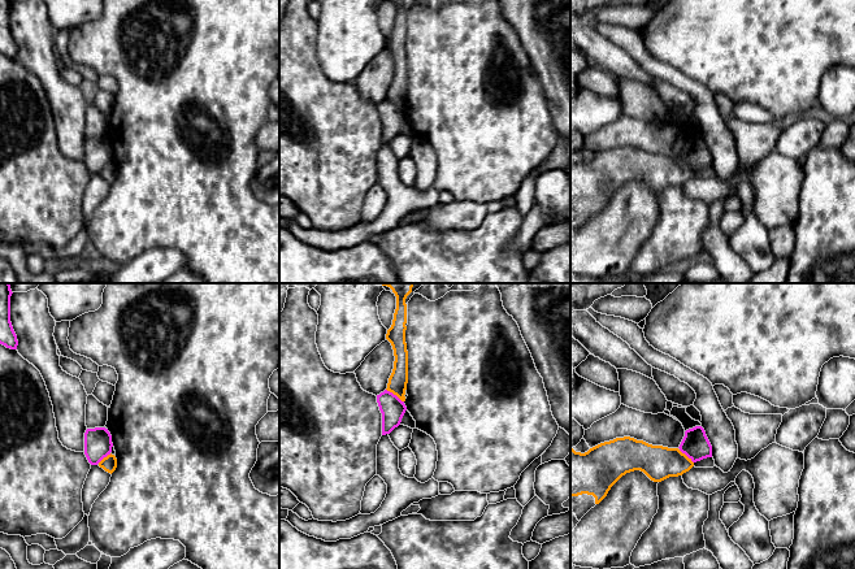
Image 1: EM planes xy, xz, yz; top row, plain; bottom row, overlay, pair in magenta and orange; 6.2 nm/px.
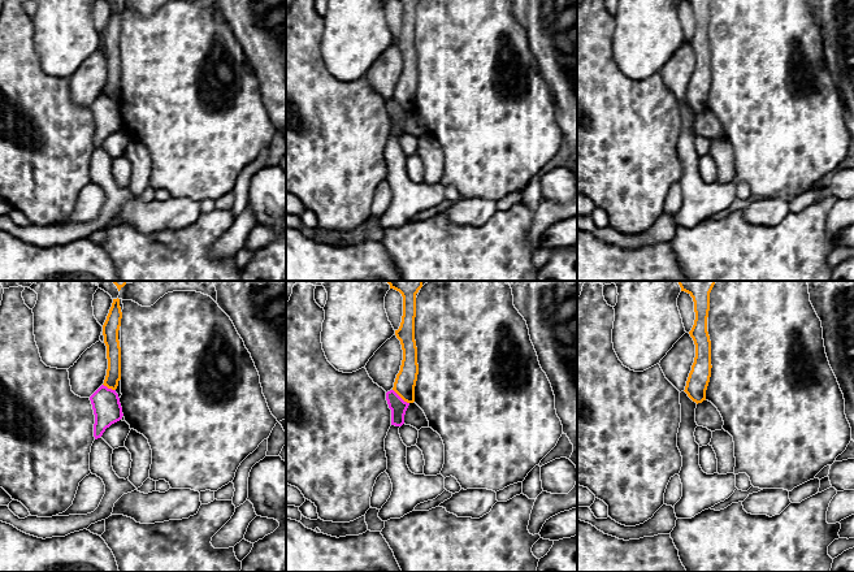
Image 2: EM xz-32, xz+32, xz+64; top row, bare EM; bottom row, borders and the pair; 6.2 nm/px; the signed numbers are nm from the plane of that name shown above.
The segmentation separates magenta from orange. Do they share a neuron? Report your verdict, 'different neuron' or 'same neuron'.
different neuron

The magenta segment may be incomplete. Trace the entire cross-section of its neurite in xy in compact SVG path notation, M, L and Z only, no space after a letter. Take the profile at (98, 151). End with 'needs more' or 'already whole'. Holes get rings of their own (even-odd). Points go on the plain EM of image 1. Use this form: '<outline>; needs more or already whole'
M105 136L87 138L84 142L84 164L91 174L97 174L112 161L112 144Z; already whole

